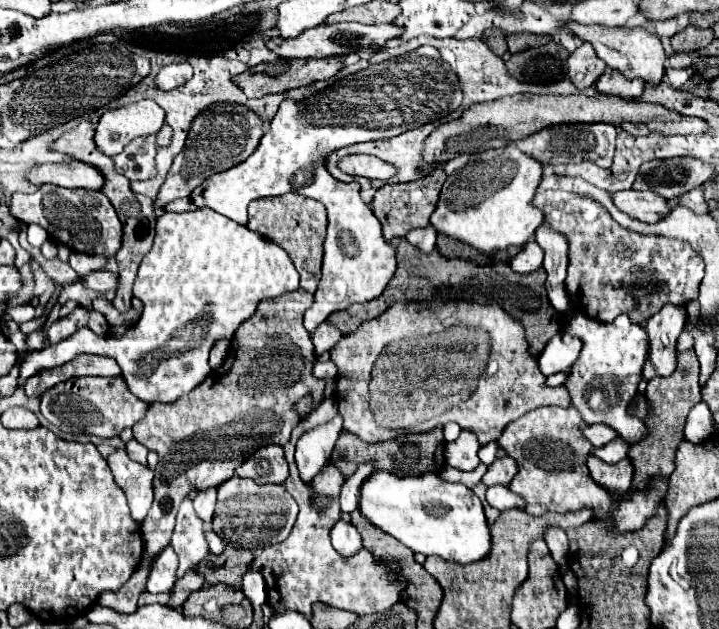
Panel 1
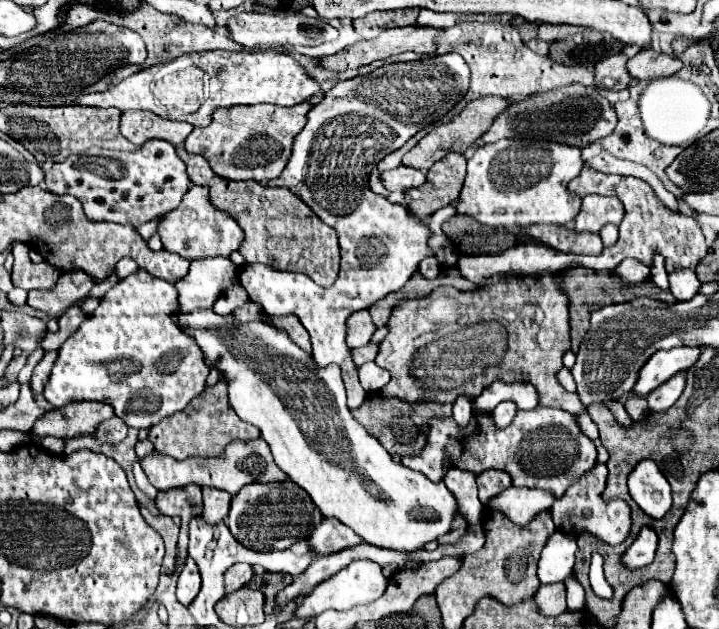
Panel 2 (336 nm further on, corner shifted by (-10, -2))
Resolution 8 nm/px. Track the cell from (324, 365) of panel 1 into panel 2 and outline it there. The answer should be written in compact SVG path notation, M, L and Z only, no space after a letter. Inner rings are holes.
M369 343L369 345L359 347L359 349L353 351L353 361L355 361L357 367L361 367L367 361L375 361L377 353L379 353L379 343Z

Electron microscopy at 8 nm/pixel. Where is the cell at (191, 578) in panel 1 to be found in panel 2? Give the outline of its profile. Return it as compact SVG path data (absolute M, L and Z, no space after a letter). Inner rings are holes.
M247 563L233 565L225 573L225 589L227 589L227 593L245 587L251 581L251 577L253 577L253 565L247 565Z

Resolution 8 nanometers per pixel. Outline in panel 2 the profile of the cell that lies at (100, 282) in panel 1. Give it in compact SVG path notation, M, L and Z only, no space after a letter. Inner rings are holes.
M83 271L61 273L55 287L45 291L29 291L27 305L45 311L49 315L61 315L67 307L83 301L93 285L95 285L93 279Z

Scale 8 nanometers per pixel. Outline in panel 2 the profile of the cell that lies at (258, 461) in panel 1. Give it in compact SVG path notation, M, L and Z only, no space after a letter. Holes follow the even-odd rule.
M261 437L251 441L231 441L223 455L219 457L189 457L185 461L177 461L169 455L161 455L153 451L151 457L141 459L141 467L145 475L149 477L149 483L159 489L167 491L173 487L185 487L185 485L209 485L215 489L225 489L227 493L235 495L243 485L249 483L271 483L271 481L285 481L285 473L275 465L269 447Z

